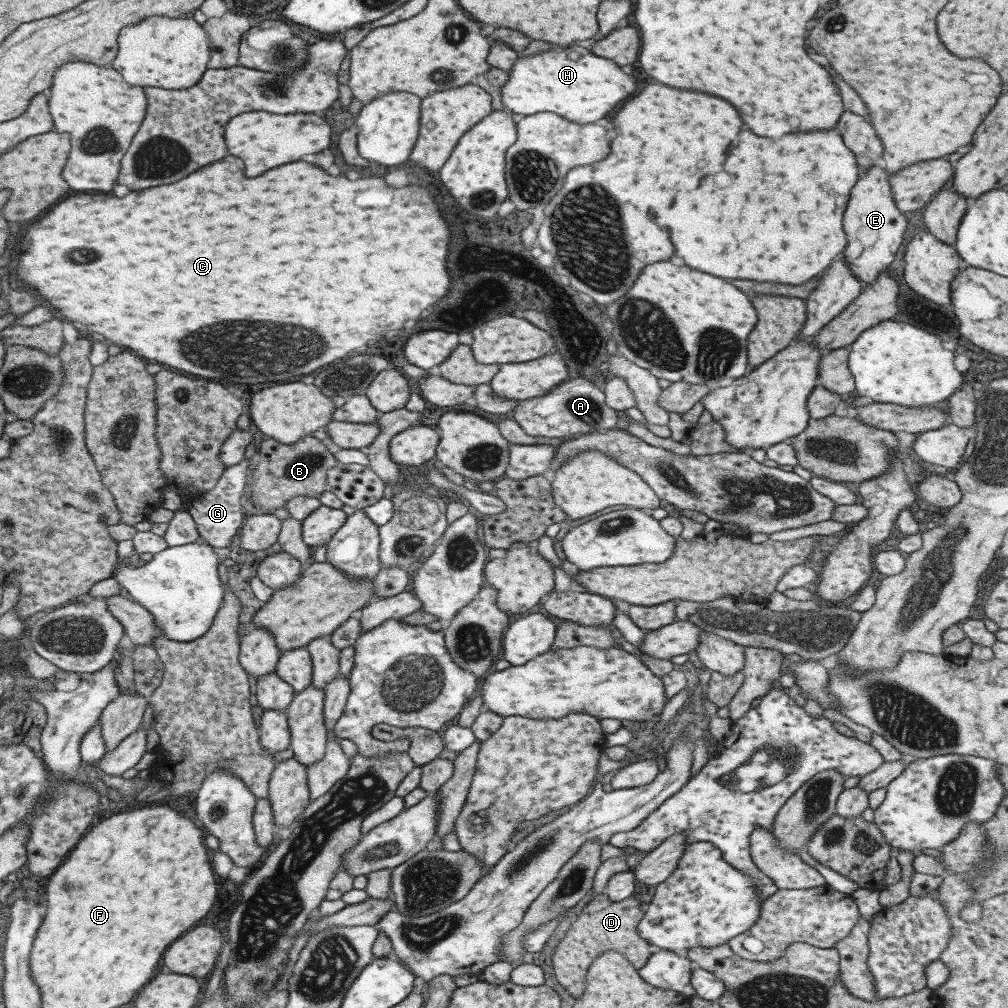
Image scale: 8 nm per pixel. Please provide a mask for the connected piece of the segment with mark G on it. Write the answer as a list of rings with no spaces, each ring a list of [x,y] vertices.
[[[243,458],[233,466],[225,467],[215,486],[201,496],[191,500],[187,512],[195,522],[198,538],[203,539],[211,547],[228,547],[235,533],[240,530],[245,516],[241,513],[240,498],[245,488],[245,474],[249,461]]]

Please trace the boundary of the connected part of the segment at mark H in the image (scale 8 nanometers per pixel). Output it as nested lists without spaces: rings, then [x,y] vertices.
[[[569,46],[565,50],[549,50],[535,56],[517,58],[508,71],[507,81],[501,85],[501,104],[515,114],[535,114],[535,112],[555,112],[577,124],[587,124],[603,118],[611,108],[619,106],[629,94],[635,92],[635,78],[623,74],[613,62],[589,54],[585,48]]]

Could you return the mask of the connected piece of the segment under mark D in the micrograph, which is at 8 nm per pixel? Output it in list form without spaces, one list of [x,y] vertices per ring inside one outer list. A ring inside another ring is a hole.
[[[603,893],[595,896],[585,904],[581,913],[565,932],[563,938],[555,945],[555,950],[553,950],[551,956],[551,968],[553,968],[555,980],[557,980],[558,984],[563,986],[573,998],[581,996],[581,992],[583,992],[583,988],[585,988],[585,972],[587,972],[587,968],[589,968],[589,964],[591,964],[593,958],[596,958],[596,956],[599,956],[602,952],[607,952],[607,950],[619,952],[619,954],[625,956],[635,970],[638,970],[645,964],[649,955],[651,955],[651,952],[649,952],[649,944],[647,944],[643,938],[639,938],[637,932],[635,932],[635,925],[637,925],[644,913],[641,911],[643,907],[644,905],[642,905],[635,896],[619,902],[609,902],[607,896]]]

